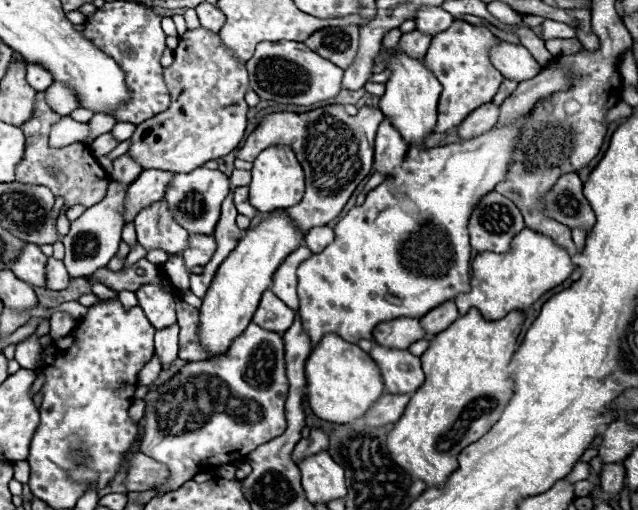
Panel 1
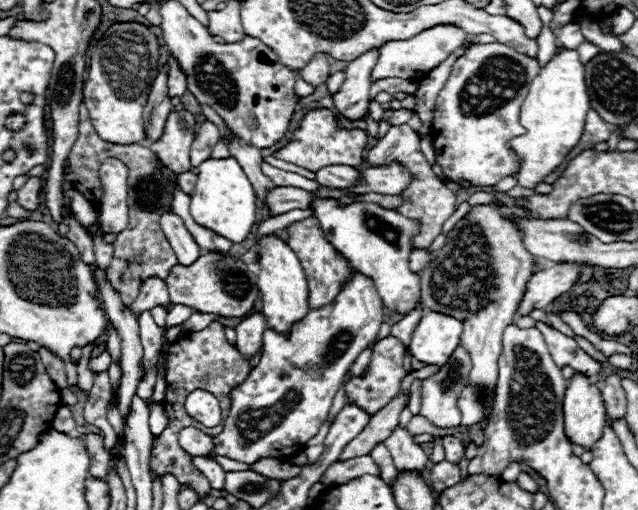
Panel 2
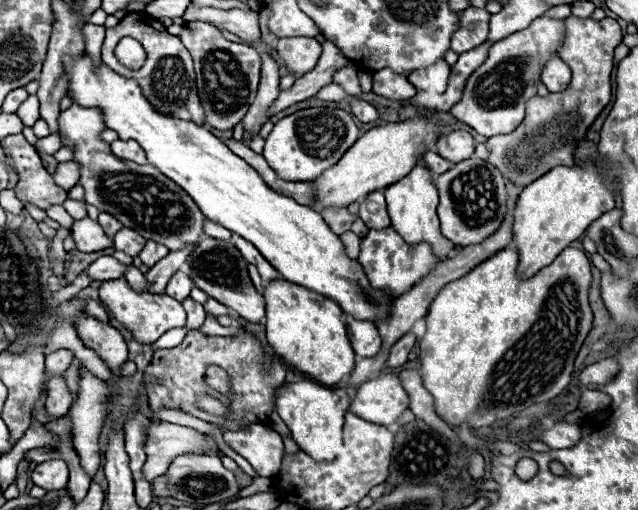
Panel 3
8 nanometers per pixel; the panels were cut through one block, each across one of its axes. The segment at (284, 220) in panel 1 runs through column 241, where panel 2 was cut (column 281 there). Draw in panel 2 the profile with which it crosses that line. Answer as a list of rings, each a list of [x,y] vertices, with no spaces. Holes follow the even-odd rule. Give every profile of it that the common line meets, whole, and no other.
[[[276,234],[260,240],[260,274],[258,274],[258,290],[262,298],[262,314],[268,318],[272,330],[288,336],[292,326],[306,318],[310,312],[308,306],[308,284],[304,268],[294,254],[294,250]]]

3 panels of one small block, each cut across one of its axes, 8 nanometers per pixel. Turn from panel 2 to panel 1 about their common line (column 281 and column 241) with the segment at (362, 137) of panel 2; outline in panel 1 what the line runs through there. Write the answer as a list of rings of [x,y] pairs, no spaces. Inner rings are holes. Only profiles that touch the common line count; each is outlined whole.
[[[326,106],[306,114],[278,112],[262,118],[260,126],[246,138],[236,158],[254,162],[264,148],[274,144],[288,144],[294,150],[306,174],[306,194],[296,206],[288,208],[288,214],[304,232],[308,232],[314,226],[324,226],[334,220],[356,186],[370,174],[374,136],[380,122],[382,112],[376,106],[362,106],[356,116],[348,116],[342,106]]]

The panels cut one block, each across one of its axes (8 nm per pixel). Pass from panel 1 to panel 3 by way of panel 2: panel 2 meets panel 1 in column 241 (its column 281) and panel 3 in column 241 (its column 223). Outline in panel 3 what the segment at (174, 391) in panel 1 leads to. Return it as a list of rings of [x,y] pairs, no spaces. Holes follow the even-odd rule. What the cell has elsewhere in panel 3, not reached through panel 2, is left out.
[[[250,424],[242,432],[224,432],[226,444],[246,458],[258,476],[272,478],[280,470],[280,454],[284,452],[282,436],[276,430],[268,430],[264,424]]]

